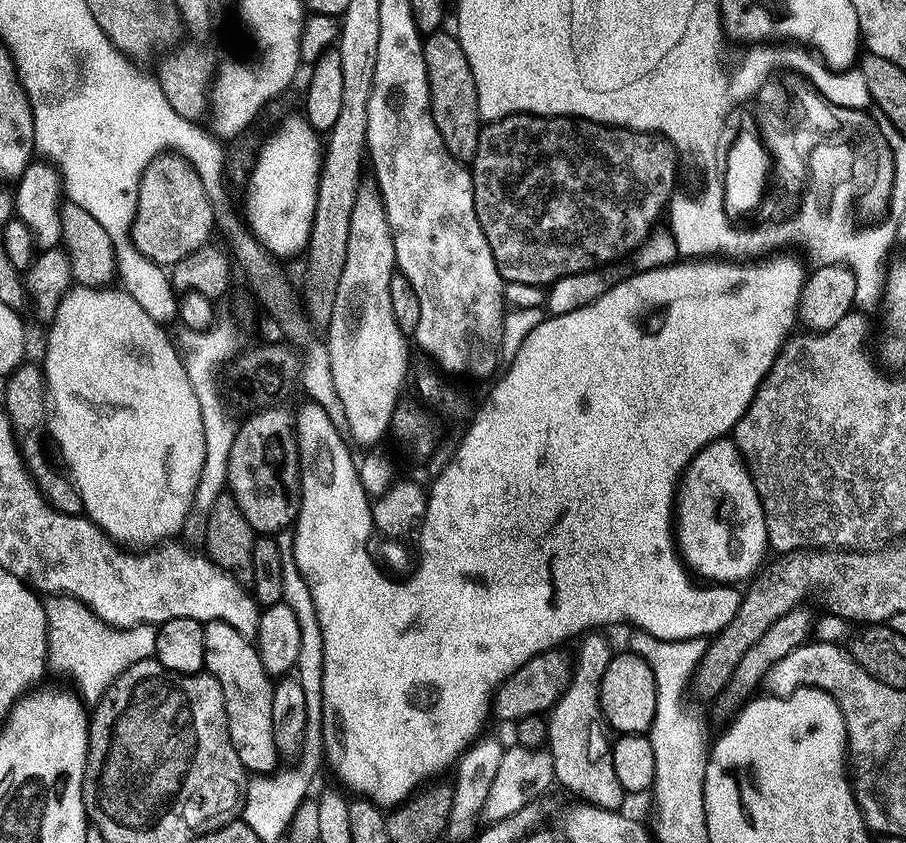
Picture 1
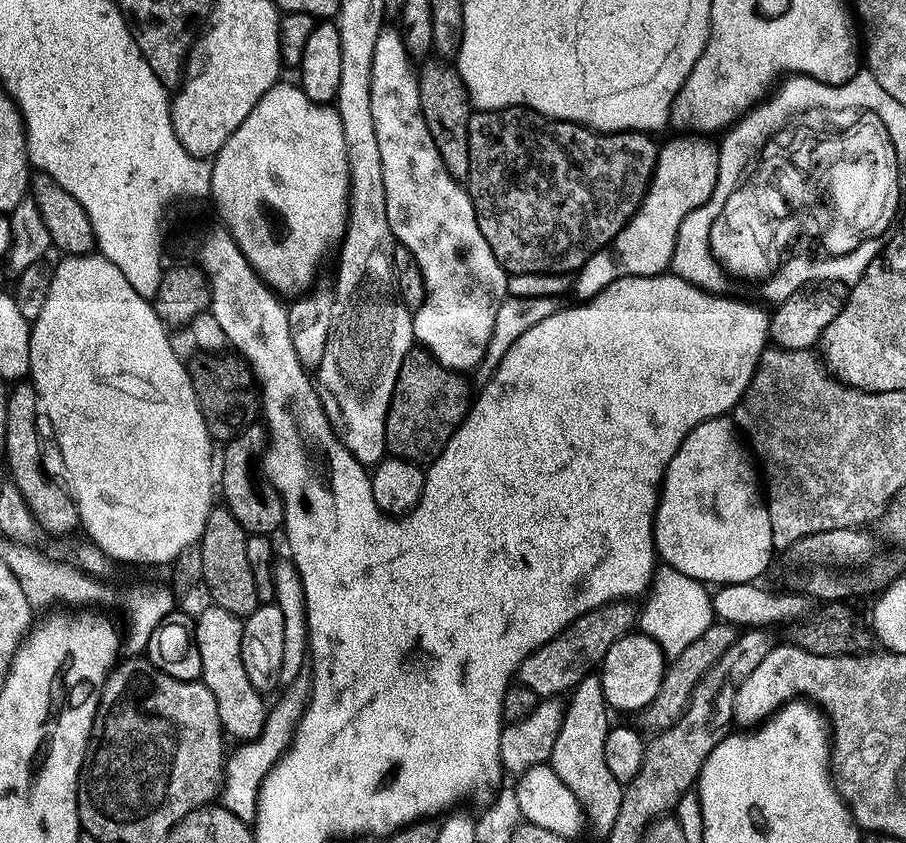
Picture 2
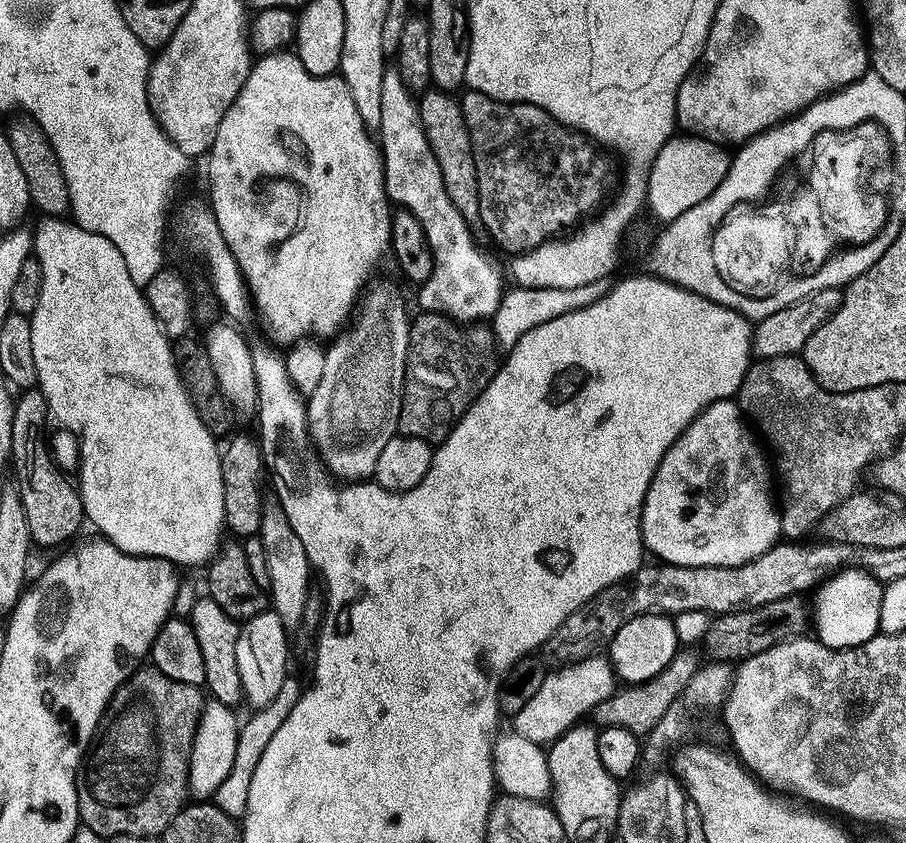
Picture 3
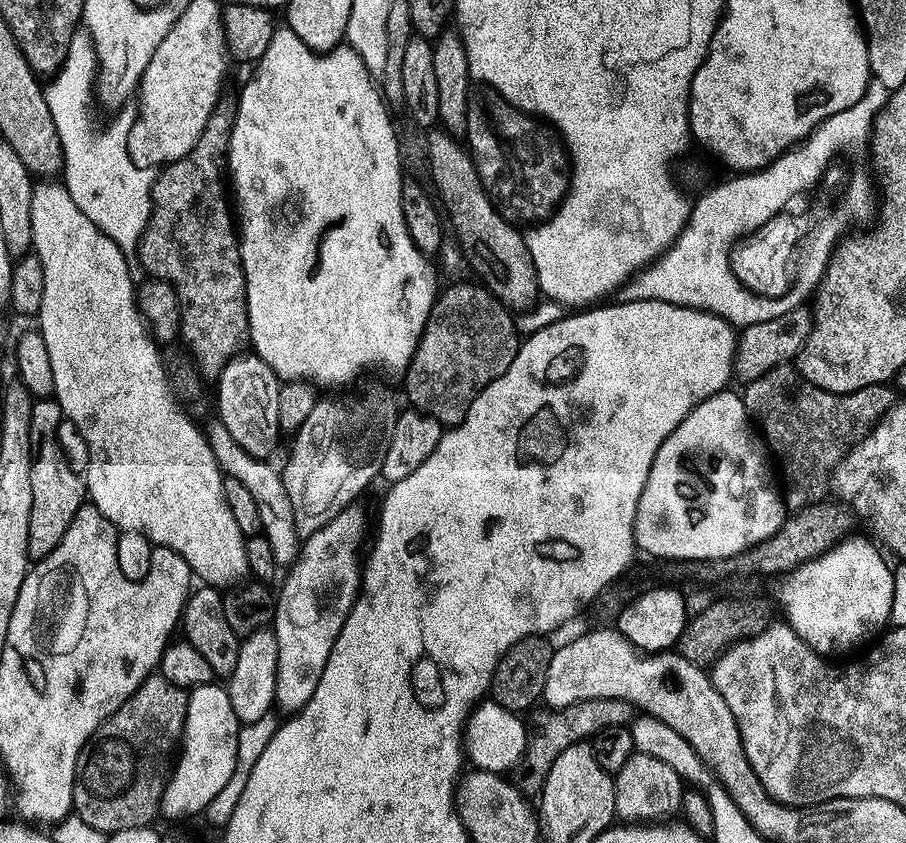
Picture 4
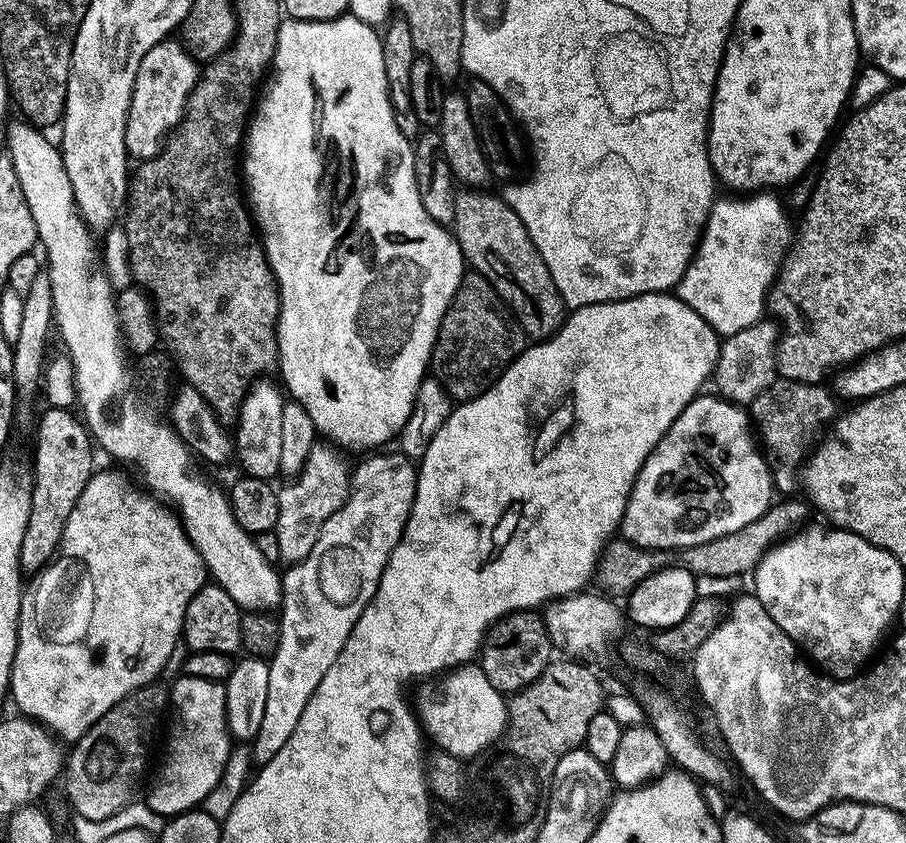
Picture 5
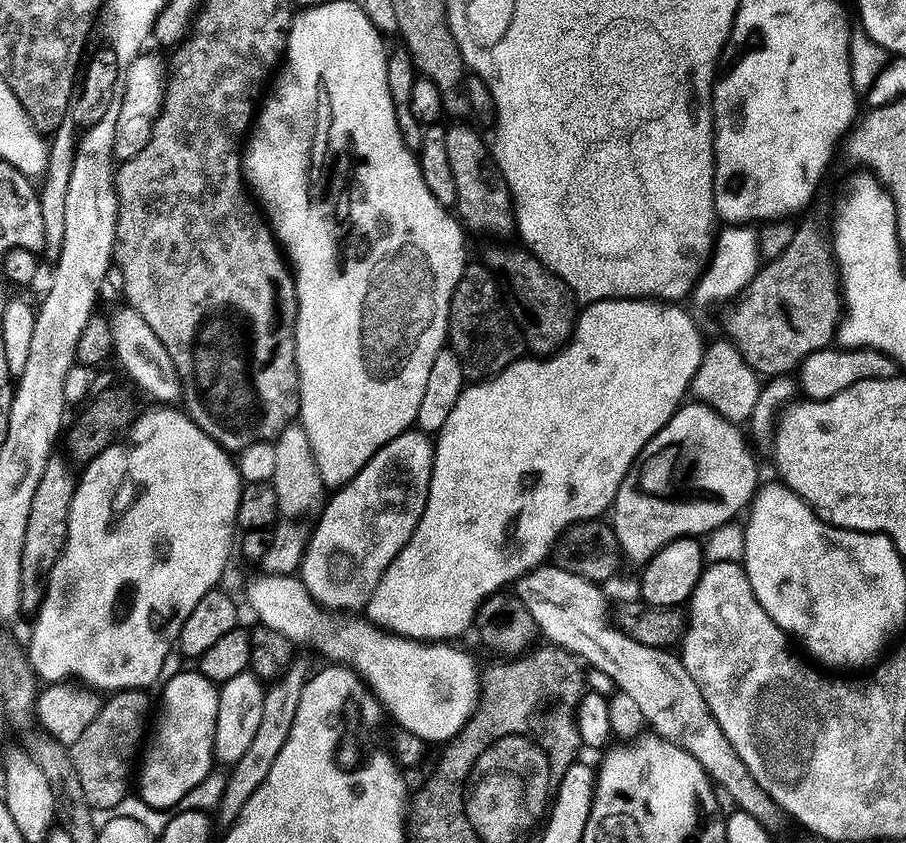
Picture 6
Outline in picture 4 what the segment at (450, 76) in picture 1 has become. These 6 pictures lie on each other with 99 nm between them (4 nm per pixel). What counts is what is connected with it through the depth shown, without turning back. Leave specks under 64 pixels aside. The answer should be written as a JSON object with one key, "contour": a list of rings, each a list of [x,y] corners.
{"contour":[[[443,130],[429,131],[427,136],[428,164],[432,167],[432,180],[436,183],[434,190],[450,221],[451,231],[452,228],[456,231],[454,240],[463,253],[467,267],[472,267],[481,276],[479,279],[483,287],[493,292],[505,308],[531,308],[537,303],[541,290],[536,267],[524,241],[525,233],[492,205],[492,199],[488,197],[488,191],[480,181],[476,163],[472,161],[471,152],[457,137]]]}

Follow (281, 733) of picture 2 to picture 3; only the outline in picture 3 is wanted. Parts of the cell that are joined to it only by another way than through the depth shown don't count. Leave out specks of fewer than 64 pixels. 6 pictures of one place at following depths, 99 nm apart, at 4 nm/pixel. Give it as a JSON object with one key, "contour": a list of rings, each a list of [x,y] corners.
{"contour":[[[289,676],[283,680],[277,697],[274,698],[273,702],[270,702],[269,706],[255,709],[250,714],[252,716],[241,723],[234,764],[231,766],[230,774],[226,776],[226,781],[222,782],[222,785],[212,797],[215,804],[232,819],[238,820],[244,816],[246,802],[249,801],[250,781],[253,778],[254,770],[257,768],[257,764],[262,758],[262,753],[266,750],[266,746],[269,745],[275,731],[282,726],[290,711],[300,700],[301,691],[302,684],[299,684],[294,676]]]}

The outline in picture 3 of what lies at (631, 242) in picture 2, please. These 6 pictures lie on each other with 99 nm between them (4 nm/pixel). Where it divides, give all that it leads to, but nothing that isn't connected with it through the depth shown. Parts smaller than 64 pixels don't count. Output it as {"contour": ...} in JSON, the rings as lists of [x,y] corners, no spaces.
{"contour":[[[674,136],[664,144],[655,156],[648,175],[646,204],[662,220],[676,219],[682,214],[693,211],[698,204],[708,199],[723,185],[732,167],[732,158],[715,141],[703,137]]]}

